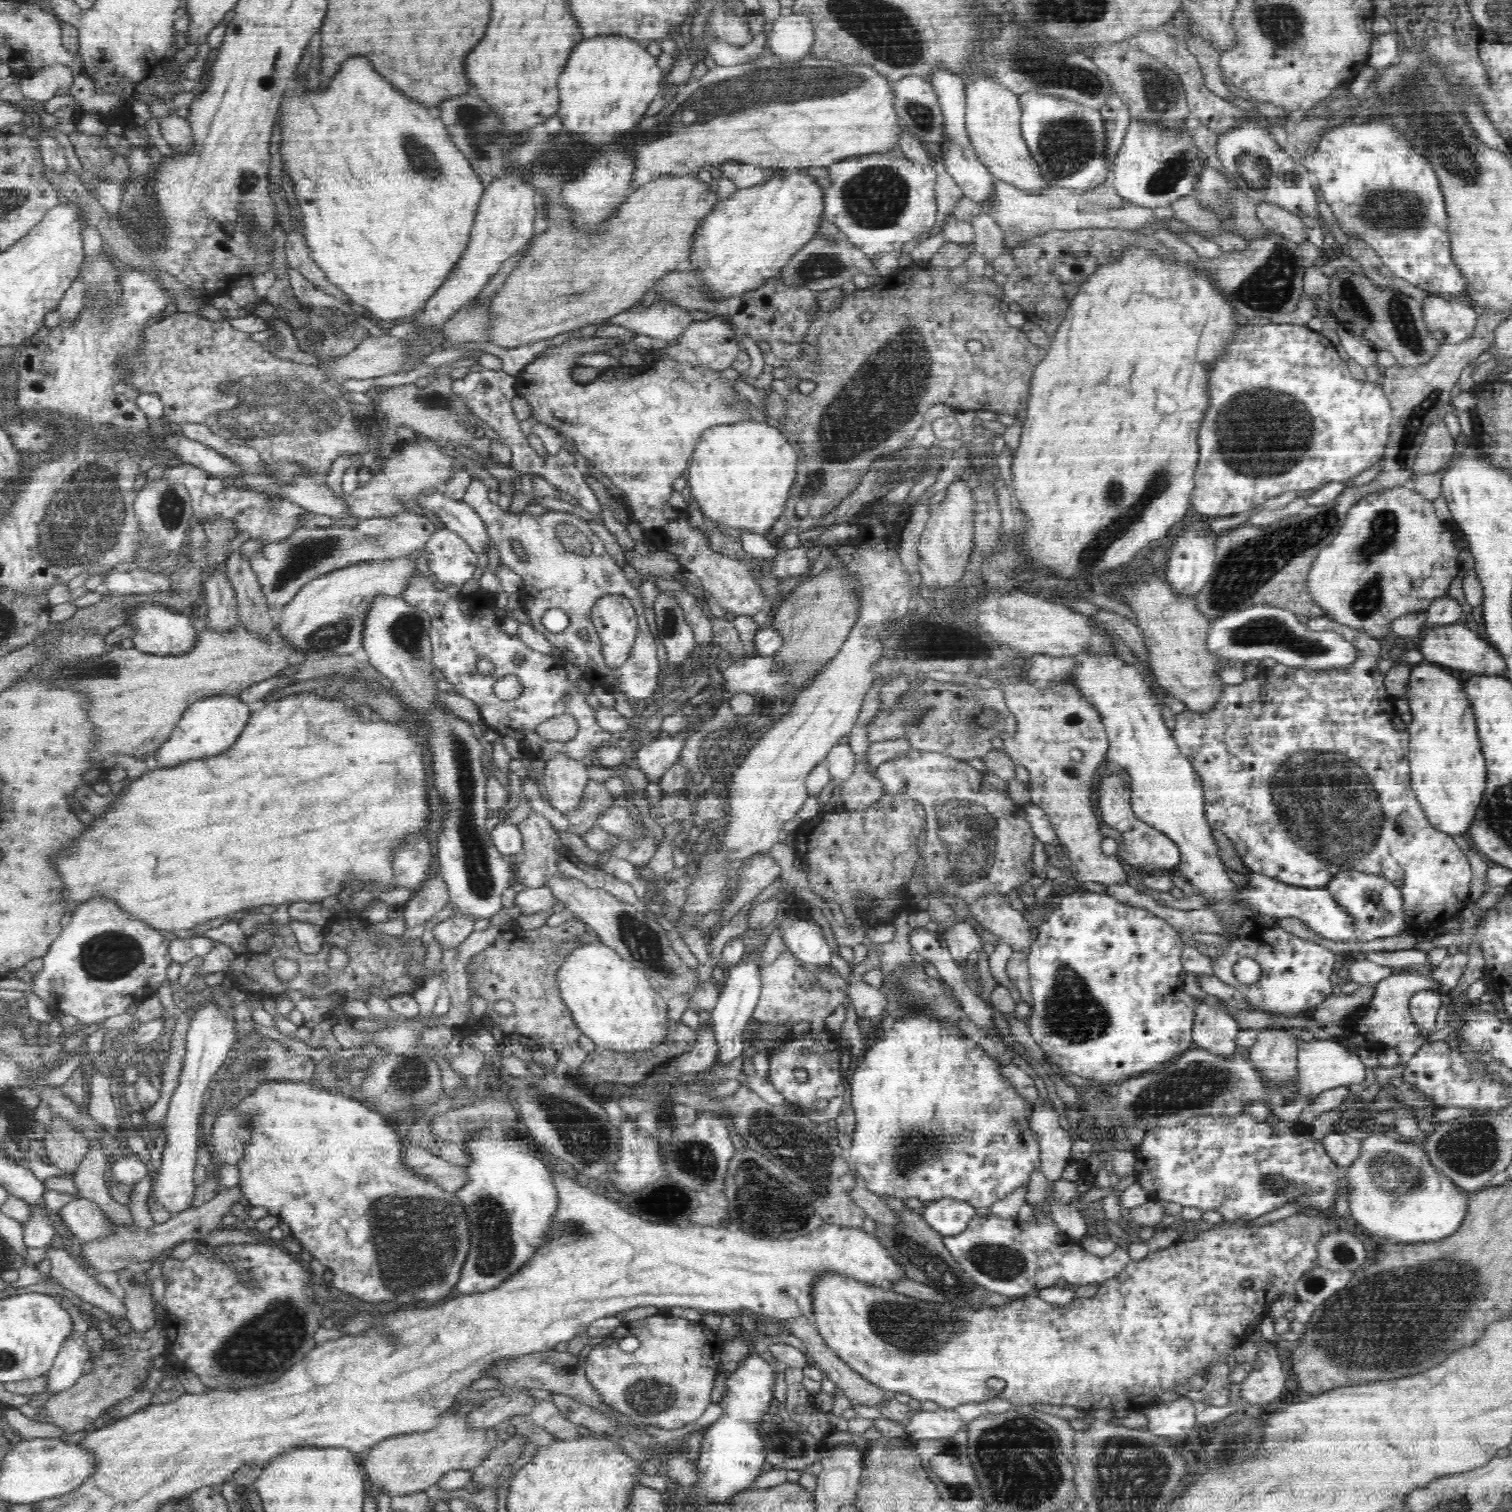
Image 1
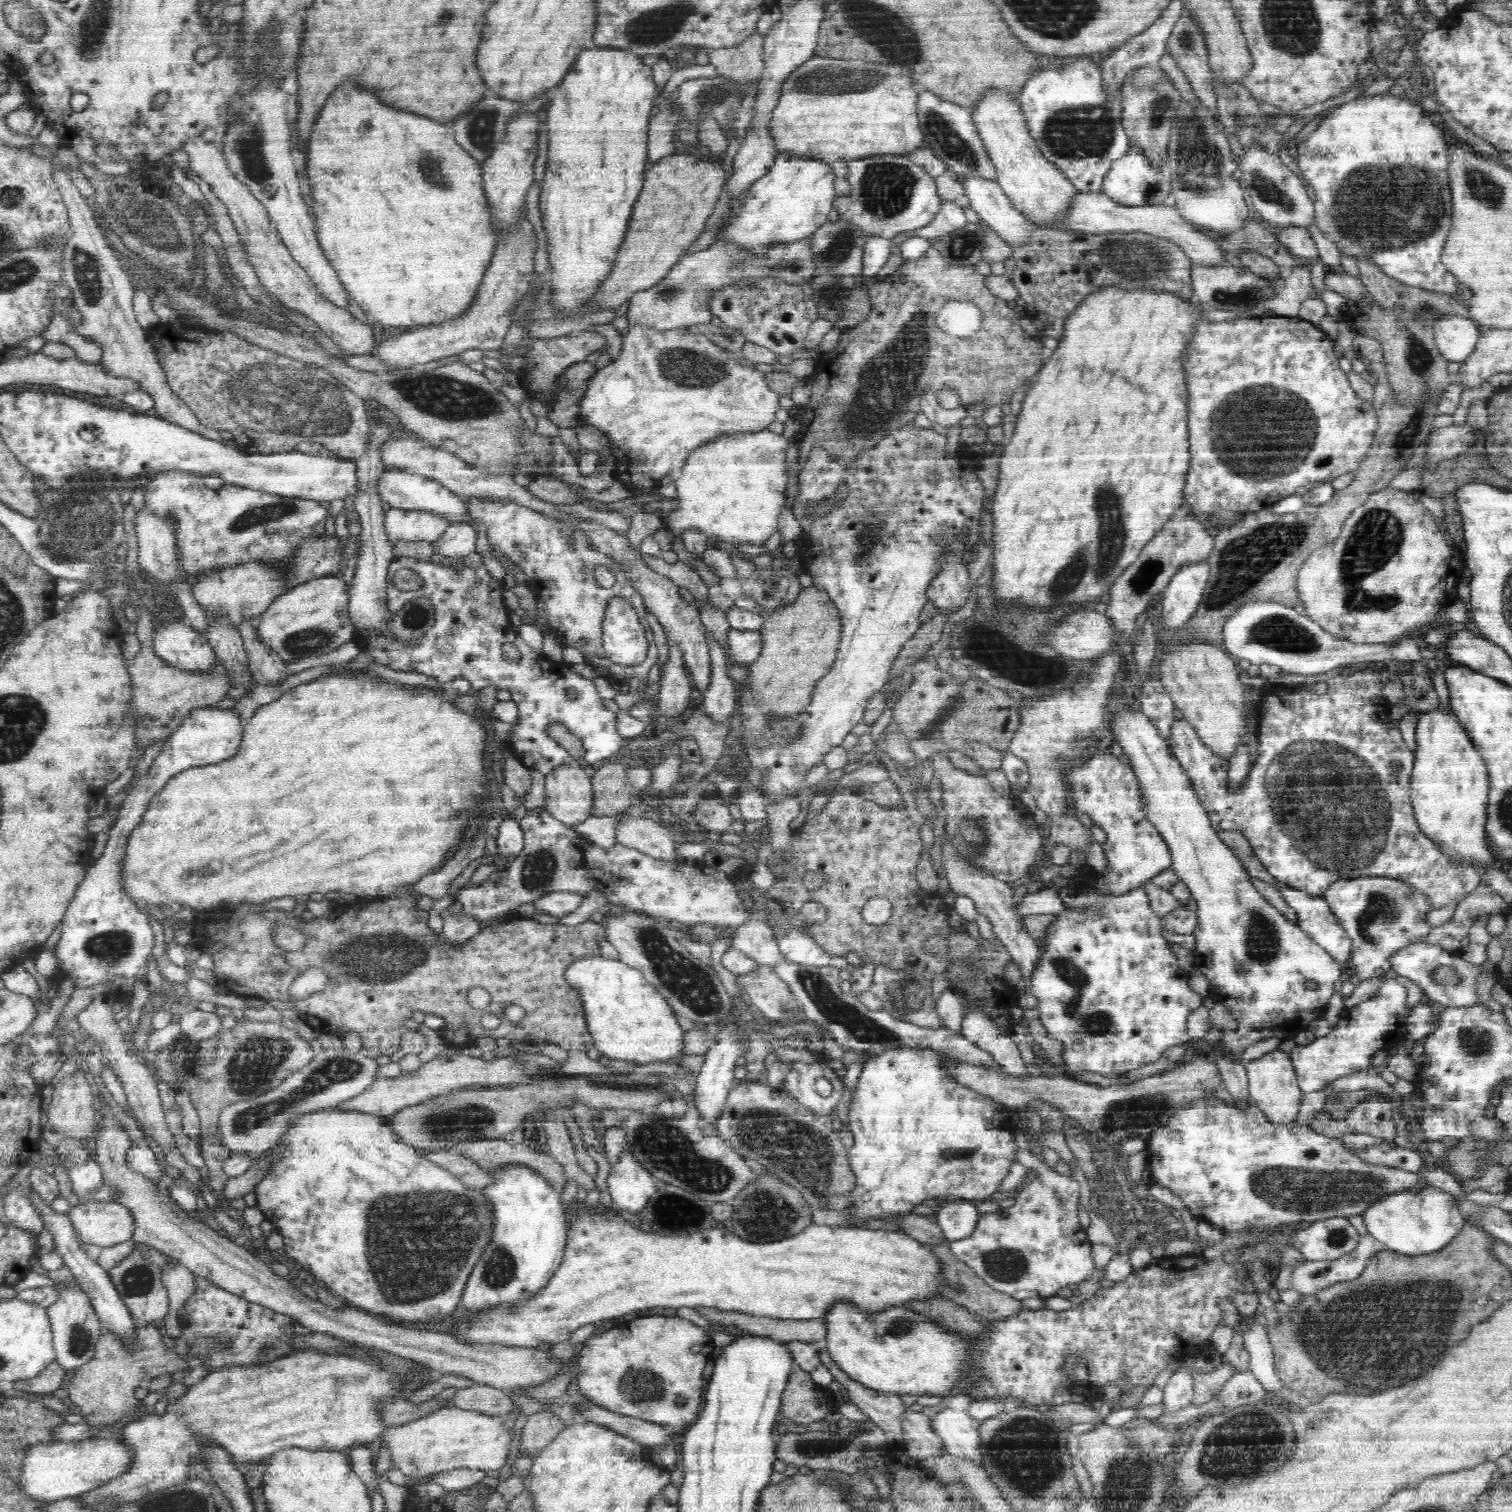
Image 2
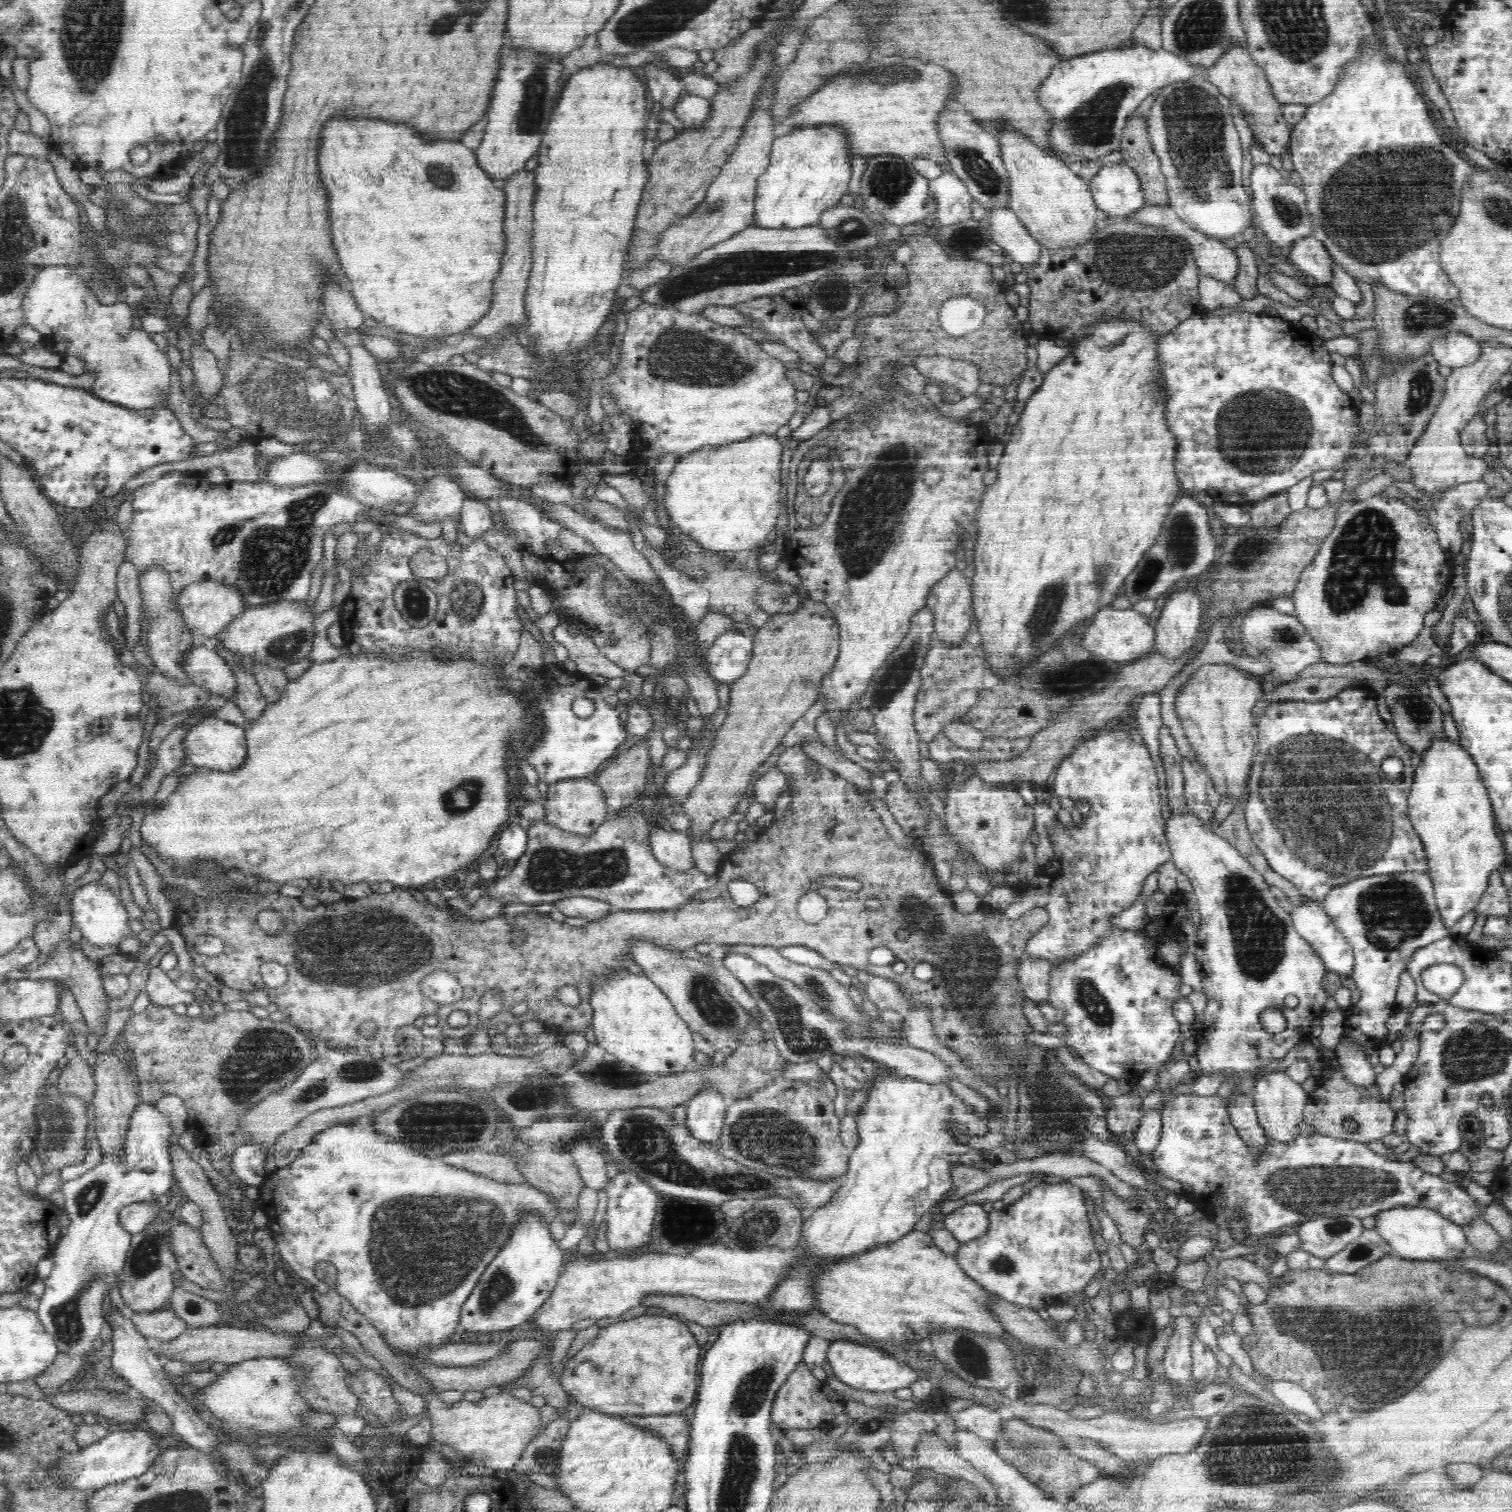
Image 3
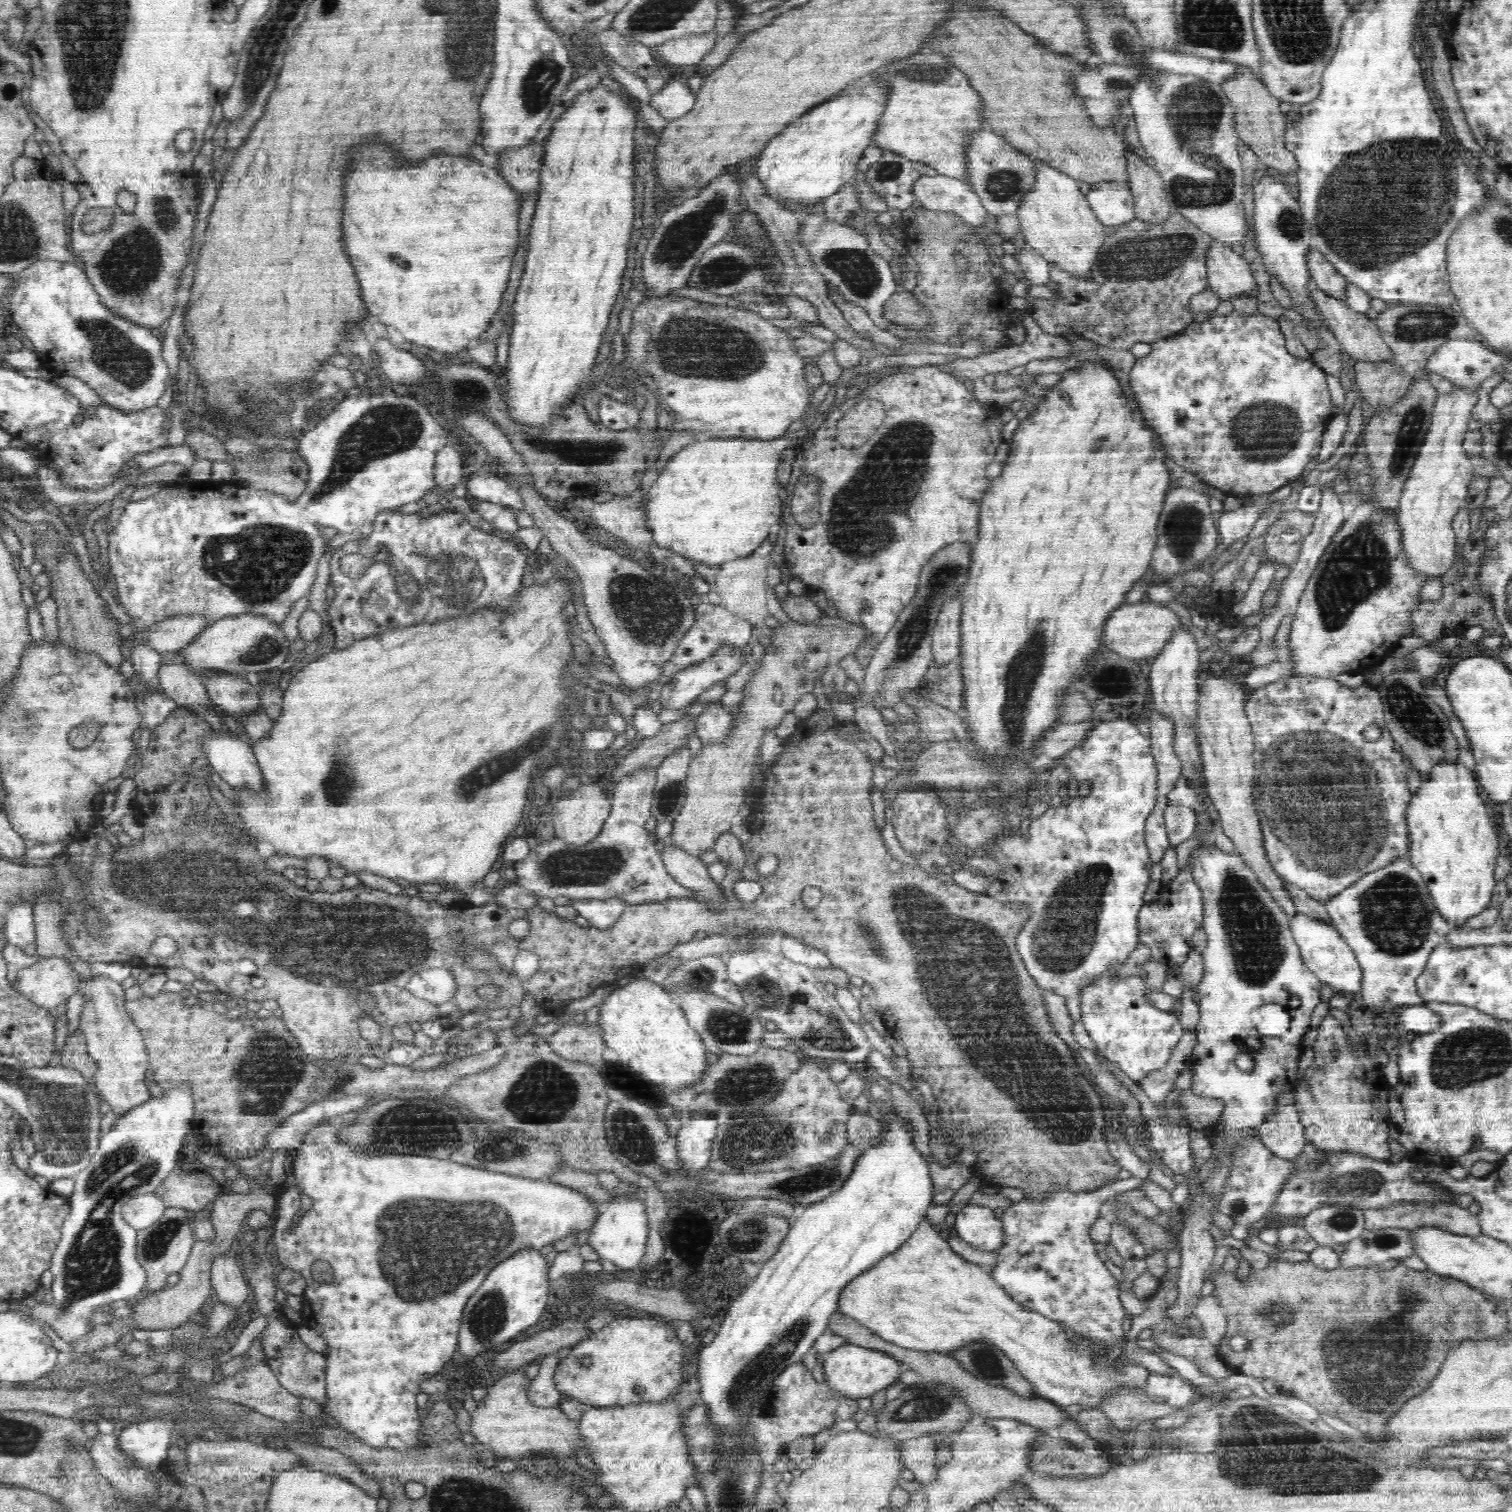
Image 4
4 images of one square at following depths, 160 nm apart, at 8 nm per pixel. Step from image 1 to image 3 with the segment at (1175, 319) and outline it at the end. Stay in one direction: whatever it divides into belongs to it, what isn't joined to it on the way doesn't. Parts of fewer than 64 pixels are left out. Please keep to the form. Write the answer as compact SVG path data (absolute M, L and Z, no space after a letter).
M1101 321L1096 325L1090 326L1090 333L1080 341L1068 342L1071 345L1071 354L1066 358L1063 358L1053 366L1048 372L1045 372L1043 377L1042 385L1038 387L1034 393L1026 400L1023 411L1020 414L1019 421L1012 427L1011 435L1009 440L1005 440L1005 449L1003 455L999 460L997 466L997 479L984 491L982 496L982 506L978 506L978 544L974 548L974 560L976 560L976 576L974 576L974 612L976 612L976 618L978 618L978 624L980 624L980 634L982 634L982 642L984 642L984 652L988 654L988 667L992 666L994 672L1000 672L1000 674L1008 674L1008 678L1014 682L1016 675L1020 680L1020 674L1024 668L1032 666L1036 662L1036 658L1040 658L1044 652L1056 648L1055 644L1062 638L1063 634L1071 631L1072 626L1078 626L1082 620L1090 619L1092 622L1092 614L1099 612L1100 608L1096 608L1098 604L1105 606L1112 602L1116 590L1122 586L1124 578L1130 576L1130 572L1134 570L1134 566L1140 562L1140 558L1144 557L1144 554L1151 549L1154 542L1160 536L1160 532L1166 516L1169 514L1170 506L1172 503L1179 498L1183 493L1182 489L1178 487L1179 478L1176 476L1177 472L1174 466L1174 460L1176 453L1174 452L1176 447L1176 440L1173 438L1172 433L1168 432L1168 425L1165 424L1164 418L1160 418L1160 390L1156 390L1157 382L1157 364L1156 359L1156 348L1155 343L1158 338L1162 335L1149 334L1143 326L1139 326L1136 321L1134 323L1128 323L1128 321Z

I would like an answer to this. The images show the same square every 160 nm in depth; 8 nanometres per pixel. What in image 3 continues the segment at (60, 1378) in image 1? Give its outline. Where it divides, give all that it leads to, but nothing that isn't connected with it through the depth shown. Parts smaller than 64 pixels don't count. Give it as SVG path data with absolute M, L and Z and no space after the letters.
M141 1102L140 1106L137 1106L130 1116L128 1122L129 1128L126 1132L126 1136L124 1139L124 1146L121 1146L120 1155L116 1155L116 1153L105 1153L101 1156L101 1162L97 1163L96 1166L90 1167L88 1171L85 1171L84 1174L80 1176L80 1178L75 1178L71 1181L62 1181L60 1180L60 1175L58 1173L47 1174L46 1172L43 1174L40 1181L37 1181L36 1192L40 1196L47 1196L58 1188L61 1189L61 1192L64 1194L65 1198L65 1207L64 1210L68 1214L70 1214L70 1218L72 1218L72 1226L70 1226L70 1230L68 1230L68 1234L66 1236L62 1235L62 1242L58 1244L58 1248L54 1250L52 1254L52 1272L49 1278L46 1278L44 1281L45 1291L43 1295L39 1298L40 1304L38 1306L38 1310L36 1311L37 1315L40 1317L40 1322L43 1323L44 1328L47 1330L47 1333L51 1335L55 1345L58 1347L58 1350L68 1356L80 1356L80 1354L86 1354L86 1352L90 1352L92 1348L94 1348L94 1340L100 1336L100 1332L102 1330L102 1324L104 1324L103 1318L103 1306L102 1302L107 1302L106 1294L110 1292L110 1288L114 1286L114 1288L118 1288L118 1274L123 1274L121 1280L125 1278L124 1268L126 1268L126 1260L127 1260L127 1250L131 1248L131 1238L133 1233L128 1230L124 1230L124 1227L119 1223L119 1214L120 1211L130 1204L134 1204L138 1201L150 1201L150 1200L161 1200L166 1199L166 1195L168 1195L169 1190L172 1185L173 1174L173 1166L170 1160L170 1155L168 1152L168 1147L170 1146L170 1138L174 1136L174 1131L172 1131L172 1127L170 1127L169 1120L158 1110L158 1107L154 1105L154 1103L144 1103Z

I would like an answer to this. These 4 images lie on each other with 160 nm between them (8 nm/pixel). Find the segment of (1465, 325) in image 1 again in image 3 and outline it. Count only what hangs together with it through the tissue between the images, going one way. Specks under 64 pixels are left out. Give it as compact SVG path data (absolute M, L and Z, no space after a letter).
M1453 332L1442 338L1437 338L1431 342L1431 353L1438 364L1449 366L1452 370L1467 367L1474 364L1482 356L1481 343L1464 334Z

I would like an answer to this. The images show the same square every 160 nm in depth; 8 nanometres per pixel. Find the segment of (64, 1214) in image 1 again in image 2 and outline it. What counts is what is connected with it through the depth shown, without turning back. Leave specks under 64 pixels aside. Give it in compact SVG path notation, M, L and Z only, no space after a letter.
M119 1202L79 1204L69 1209L69 1219L85 1244L112 1246L130 1240L135 1229L134 1217Z

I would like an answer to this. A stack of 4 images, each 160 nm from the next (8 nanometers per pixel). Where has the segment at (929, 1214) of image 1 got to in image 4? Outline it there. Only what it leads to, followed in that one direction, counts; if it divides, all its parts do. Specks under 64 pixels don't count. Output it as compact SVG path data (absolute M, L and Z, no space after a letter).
M966 1204L954 1214L954 1233L977 1249L998 1250L1004 1244L1004 1229L1001 1218L996 1218L989 1207Z

